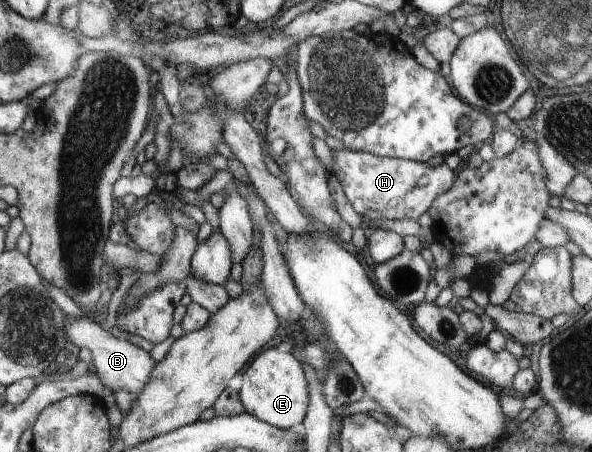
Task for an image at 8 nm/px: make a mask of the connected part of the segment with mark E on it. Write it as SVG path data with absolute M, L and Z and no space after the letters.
M270 348L253 359L249 369L243 373L243 385L239 390L238 396L243 404L245 412L256 416L257 419L268 423L271 427L279 429L299 428L305 419L309 405L309 381L305 375L305 369L300 360L295 359L290 351L282 348Z

